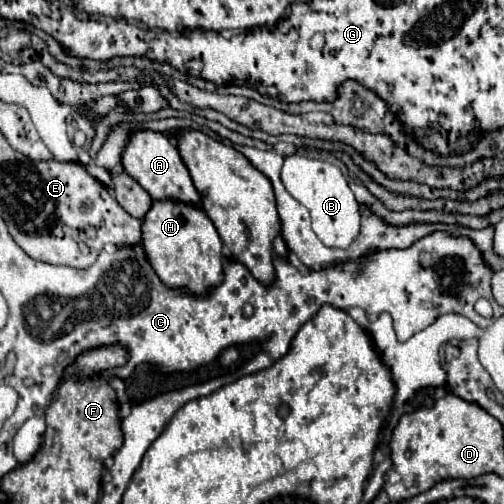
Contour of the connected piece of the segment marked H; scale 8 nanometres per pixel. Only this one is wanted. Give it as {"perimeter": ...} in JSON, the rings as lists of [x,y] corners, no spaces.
{"perimeter":[[[154,201],[142,221],[142,245],[152,269],[170,289],[186,289],[194,295],[208,295],[224,279],[222,239],[208,215],[192,205]]]}

